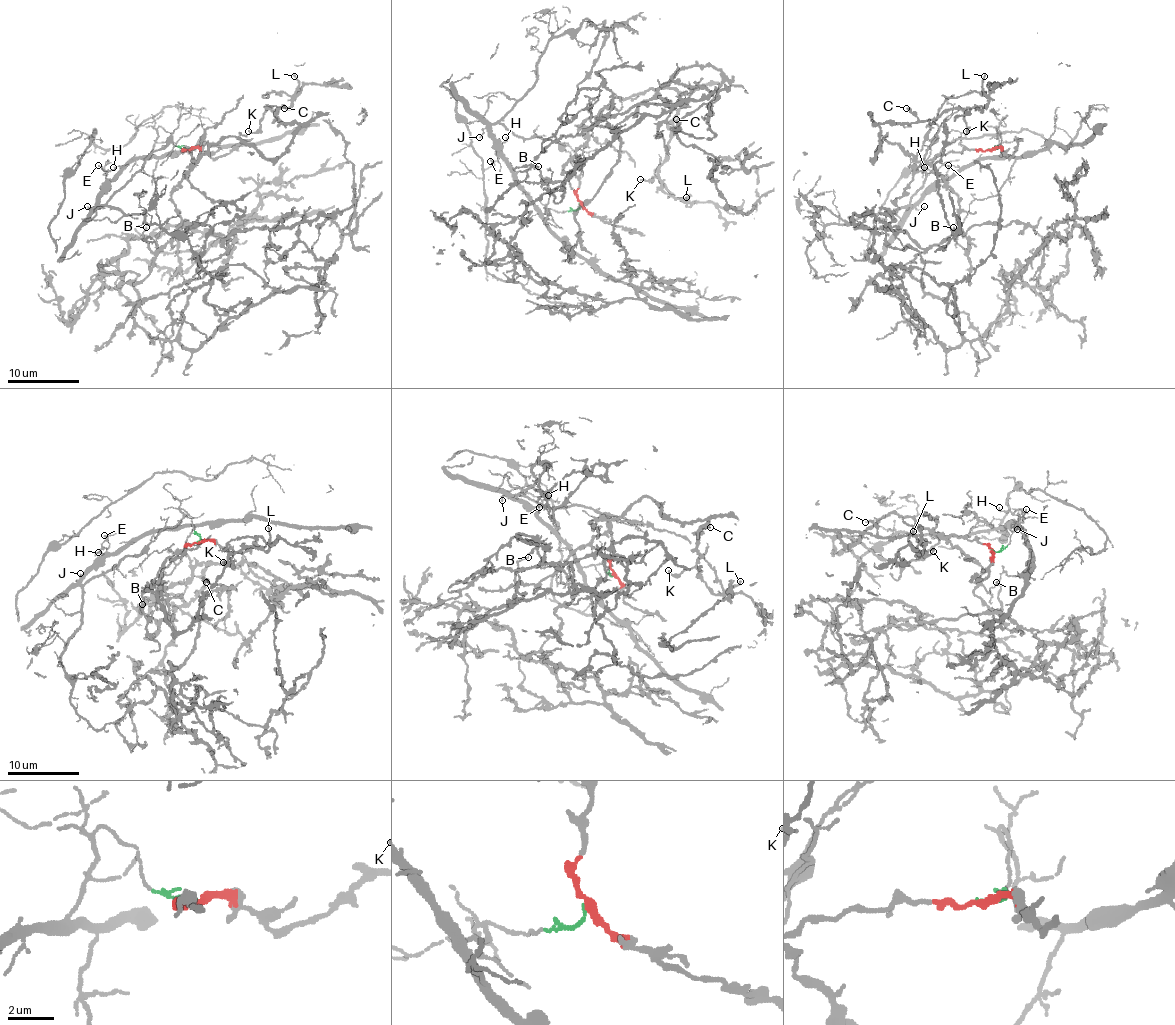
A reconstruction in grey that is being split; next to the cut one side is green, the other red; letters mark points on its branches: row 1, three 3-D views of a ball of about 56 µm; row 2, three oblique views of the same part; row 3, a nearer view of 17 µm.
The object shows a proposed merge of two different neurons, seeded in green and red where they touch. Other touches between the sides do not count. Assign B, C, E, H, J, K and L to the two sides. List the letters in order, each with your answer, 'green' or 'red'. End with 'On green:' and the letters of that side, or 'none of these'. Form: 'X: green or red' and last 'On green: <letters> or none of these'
B: red
C: red
E: green
H: green
J: green
K: red
L: red
On green: E, H, J

